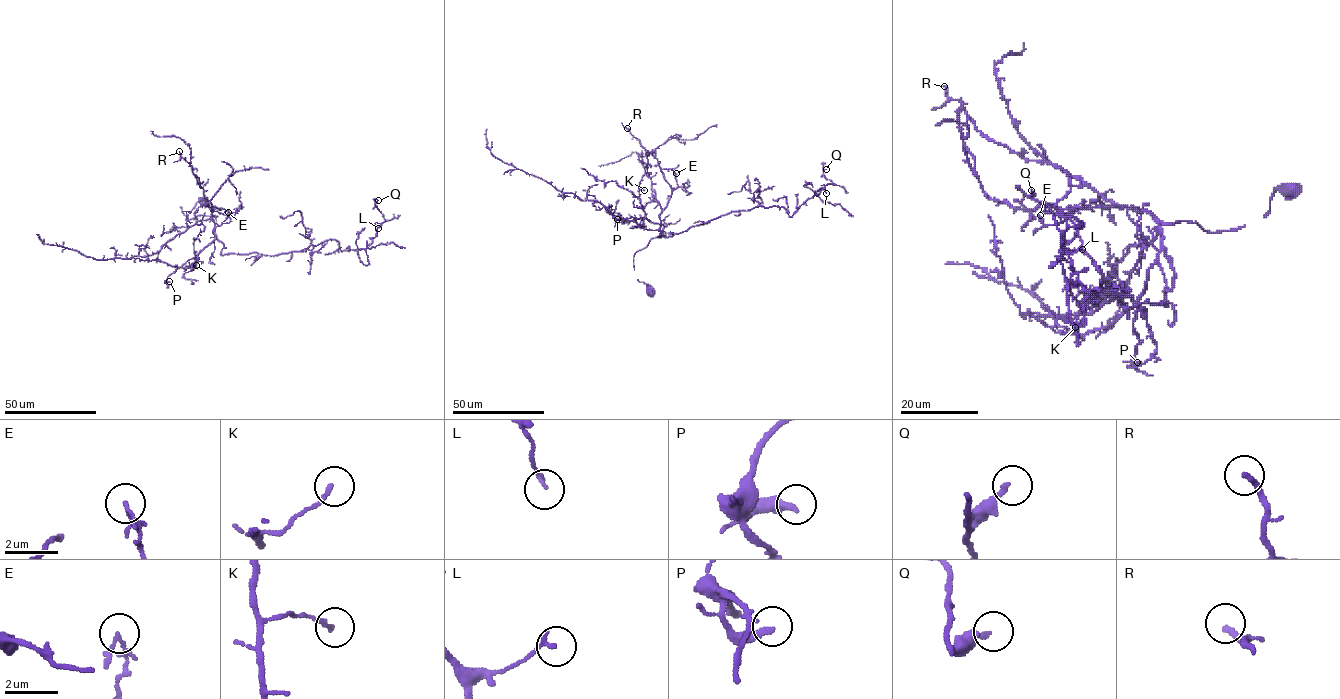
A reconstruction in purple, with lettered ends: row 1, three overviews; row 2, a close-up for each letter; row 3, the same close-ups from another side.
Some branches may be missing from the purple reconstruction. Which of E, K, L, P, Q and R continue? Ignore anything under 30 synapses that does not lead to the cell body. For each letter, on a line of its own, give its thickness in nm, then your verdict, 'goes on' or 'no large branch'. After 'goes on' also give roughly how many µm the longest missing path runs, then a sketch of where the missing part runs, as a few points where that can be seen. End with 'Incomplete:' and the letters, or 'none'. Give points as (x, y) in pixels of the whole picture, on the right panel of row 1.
E: 110 nm | no large branch
K: 170 nm | no large branch
L: 140 nm | no large branch
P: 340 nm | no large branch
Q: 160 nm | no large branch
R: 190 nm | no large branch
Incomplete: none

